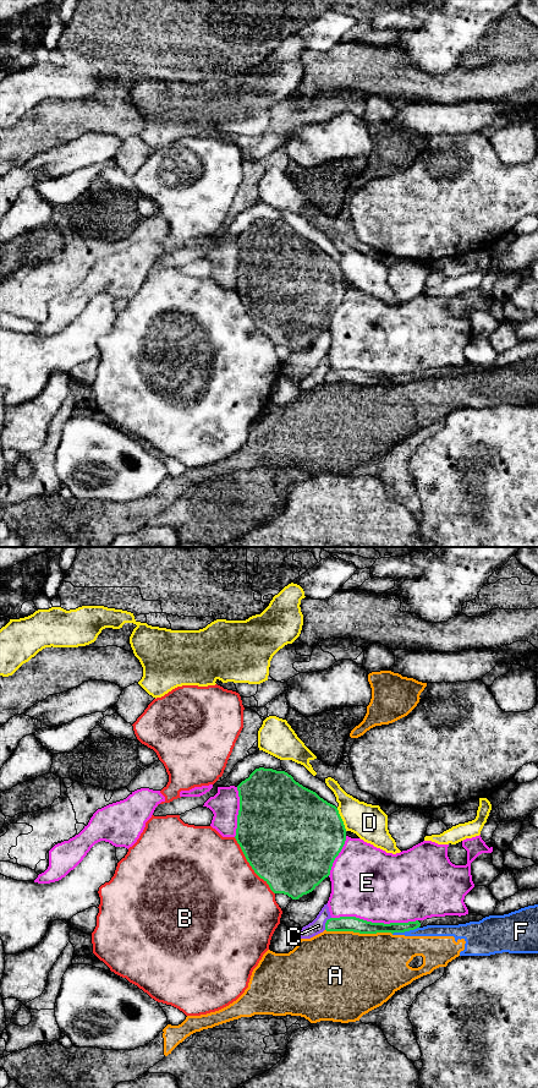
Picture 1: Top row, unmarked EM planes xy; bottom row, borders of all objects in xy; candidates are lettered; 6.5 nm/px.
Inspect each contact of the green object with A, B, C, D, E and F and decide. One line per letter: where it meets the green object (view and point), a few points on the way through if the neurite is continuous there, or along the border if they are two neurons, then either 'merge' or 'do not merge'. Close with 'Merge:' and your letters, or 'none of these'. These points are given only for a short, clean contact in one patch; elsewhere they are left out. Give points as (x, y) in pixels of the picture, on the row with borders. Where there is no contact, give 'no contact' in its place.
A: xy (358, 931) | do not merge
B: xy (250, 864) | do not merge
C: xy (325, 923) | do not merge
D: xy (341, 819) | along xy (336, 808), (346, 830) | do not merge
E: xy (374, 923) | do not merge
F: xy (405, 930) | do not merge
Merge: none of these

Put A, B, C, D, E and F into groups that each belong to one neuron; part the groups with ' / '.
A F / B / C / D / E

